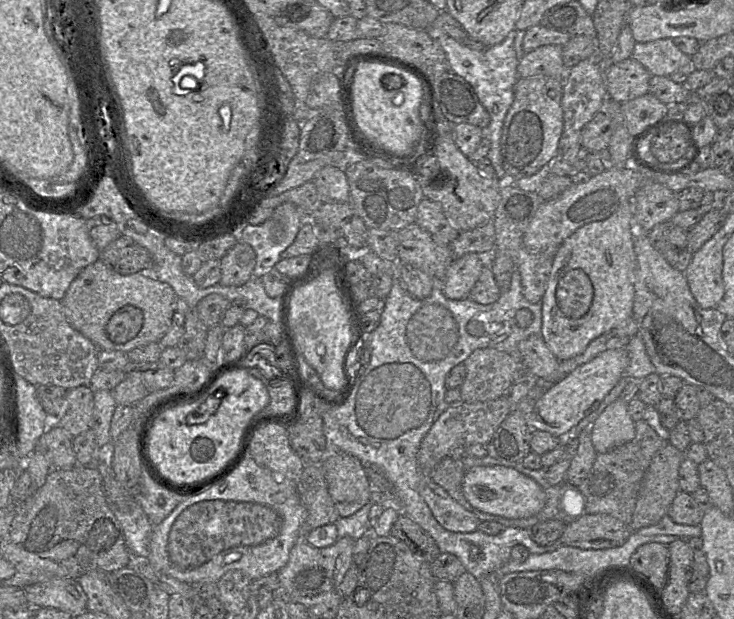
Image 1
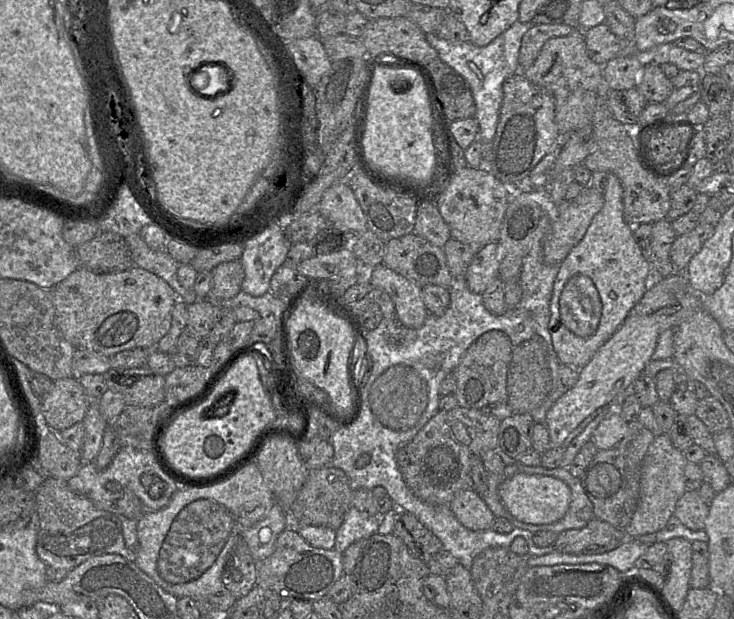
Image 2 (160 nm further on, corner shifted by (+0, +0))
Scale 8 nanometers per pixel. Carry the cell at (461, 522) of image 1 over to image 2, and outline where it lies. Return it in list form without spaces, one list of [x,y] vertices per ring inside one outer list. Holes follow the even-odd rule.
[[[473,488],[458,491],[449,507],[458,521],[470,530],[489,530],[496,518]]]

